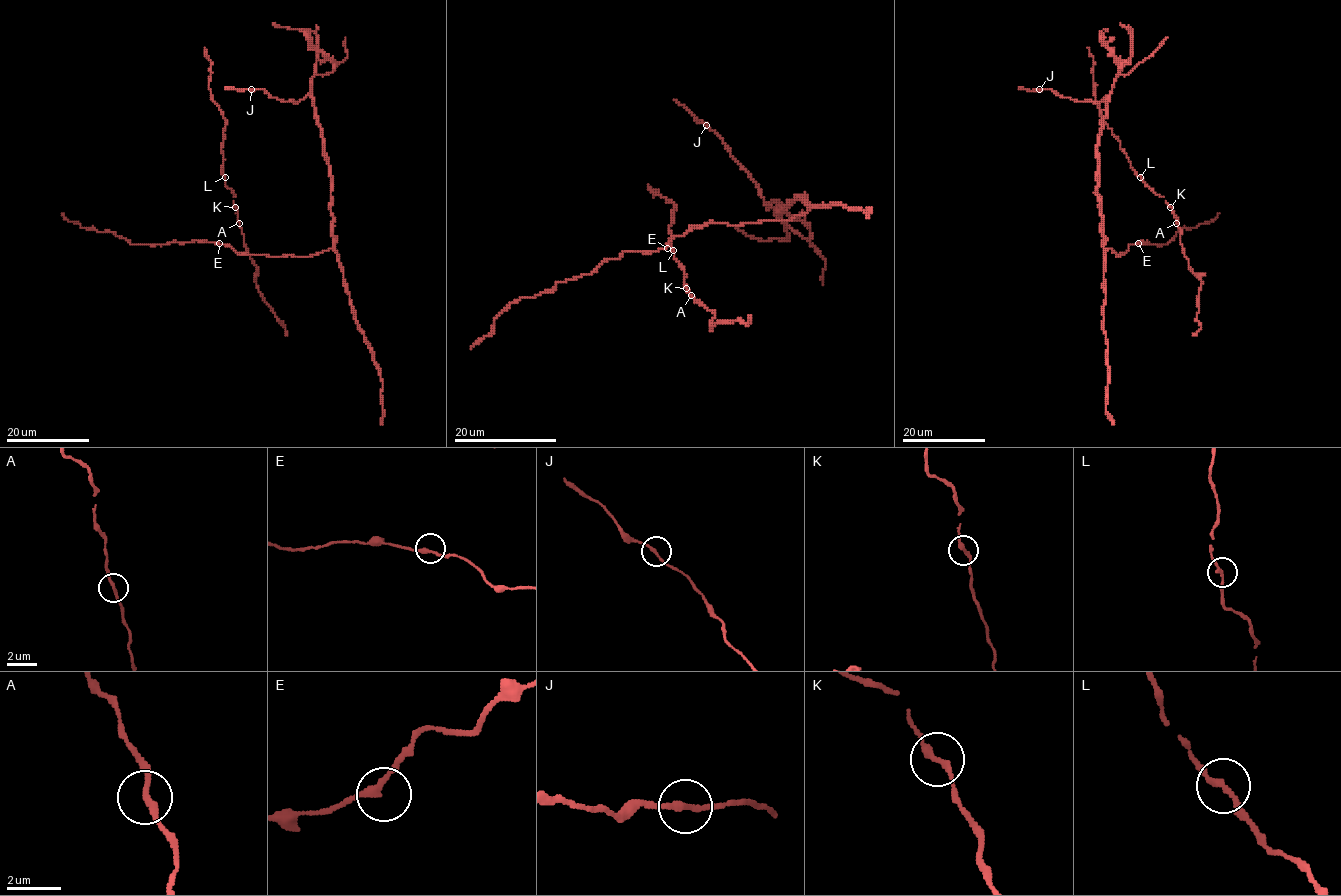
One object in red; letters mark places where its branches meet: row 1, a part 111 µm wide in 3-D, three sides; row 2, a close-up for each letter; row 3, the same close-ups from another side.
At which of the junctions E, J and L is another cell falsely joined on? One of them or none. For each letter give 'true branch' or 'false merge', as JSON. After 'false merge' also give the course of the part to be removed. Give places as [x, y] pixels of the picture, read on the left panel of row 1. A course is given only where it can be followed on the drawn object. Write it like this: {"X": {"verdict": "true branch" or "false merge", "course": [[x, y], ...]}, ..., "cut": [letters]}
{"E": {"verdict": "true branch"}, "J": {"verdict": "true branch"}, "L": {"verdict": "true branch"}, "cut": []}

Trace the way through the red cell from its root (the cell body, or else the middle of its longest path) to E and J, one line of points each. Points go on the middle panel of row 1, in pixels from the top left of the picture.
E: (750, 224), (708, 222), (691, 227), (682, 236), (676, 235), (667, 248)
J: (750, 224), (786, 221), (810, 208), (805, 197), (796, 198), (778, 212), (767, 204), (759, 186), (706, 125)

